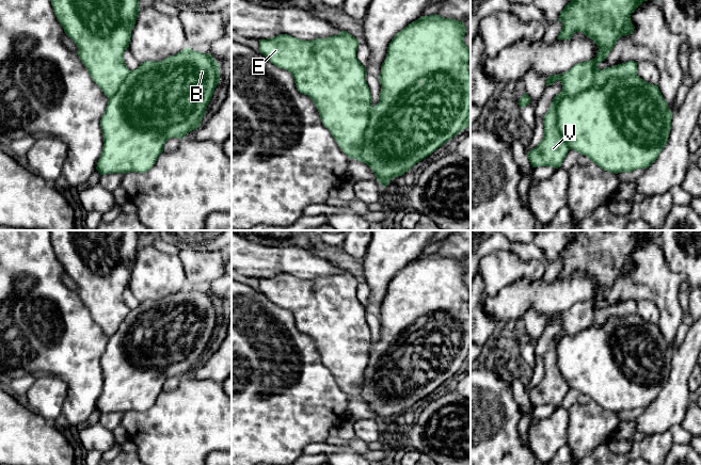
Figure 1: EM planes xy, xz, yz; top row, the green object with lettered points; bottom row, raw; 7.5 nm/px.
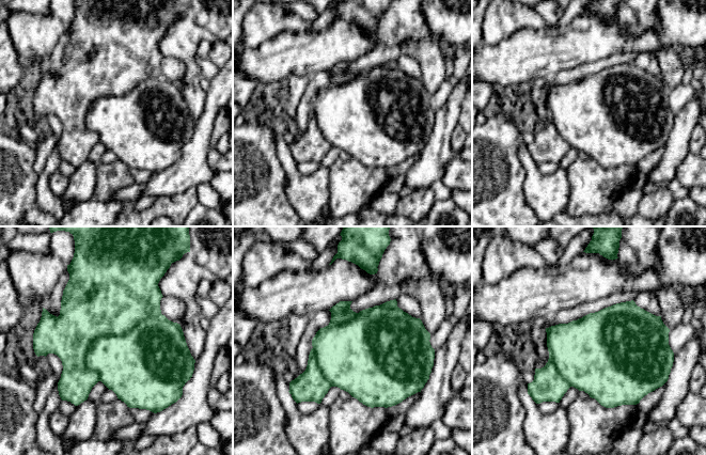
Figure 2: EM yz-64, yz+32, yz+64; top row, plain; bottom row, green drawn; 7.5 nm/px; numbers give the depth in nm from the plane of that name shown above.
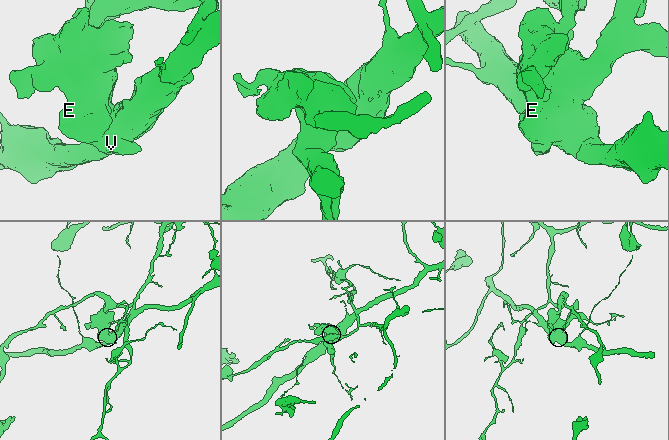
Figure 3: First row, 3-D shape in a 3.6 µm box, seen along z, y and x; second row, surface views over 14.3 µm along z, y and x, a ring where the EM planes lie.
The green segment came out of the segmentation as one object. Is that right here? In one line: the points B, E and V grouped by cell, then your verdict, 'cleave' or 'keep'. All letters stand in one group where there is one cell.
groups B / E V; cleave

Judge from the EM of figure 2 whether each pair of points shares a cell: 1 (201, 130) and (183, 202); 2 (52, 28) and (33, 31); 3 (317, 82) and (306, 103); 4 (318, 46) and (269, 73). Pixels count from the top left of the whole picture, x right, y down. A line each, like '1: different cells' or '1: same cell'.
1: different cells
2: same cell
3: same cell
4: same cell

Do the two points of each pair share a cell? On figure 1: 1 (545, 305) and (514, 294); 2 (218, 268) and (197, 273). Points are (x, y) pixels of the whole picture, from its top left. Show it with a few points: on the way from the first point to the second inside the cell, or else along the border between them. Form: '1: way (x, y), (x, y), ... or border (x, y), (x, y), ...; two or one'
1: way (538, 298), (535, 294), (522, 294); one
2: way (212, 268), (203, 268); one

